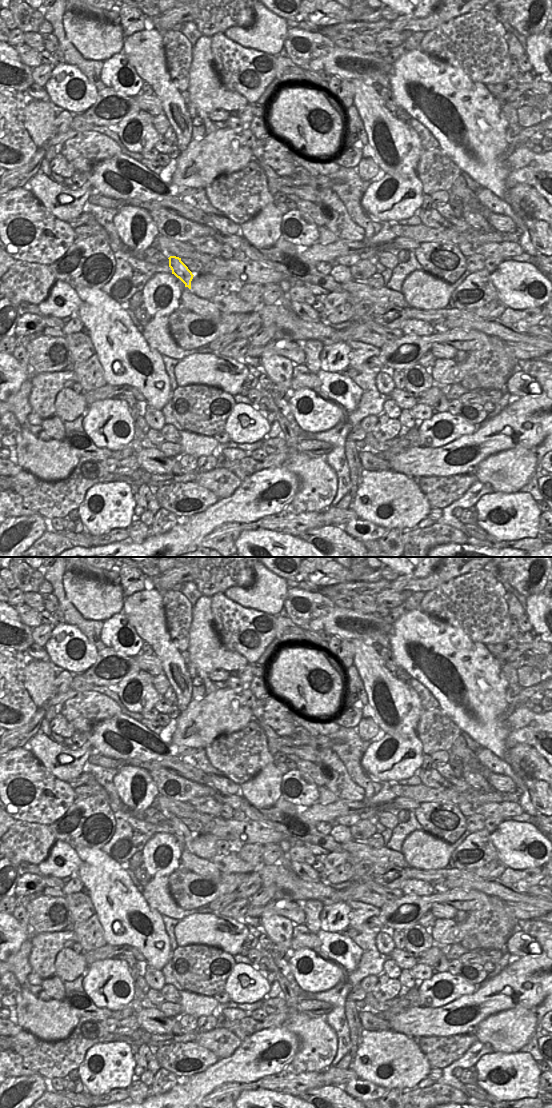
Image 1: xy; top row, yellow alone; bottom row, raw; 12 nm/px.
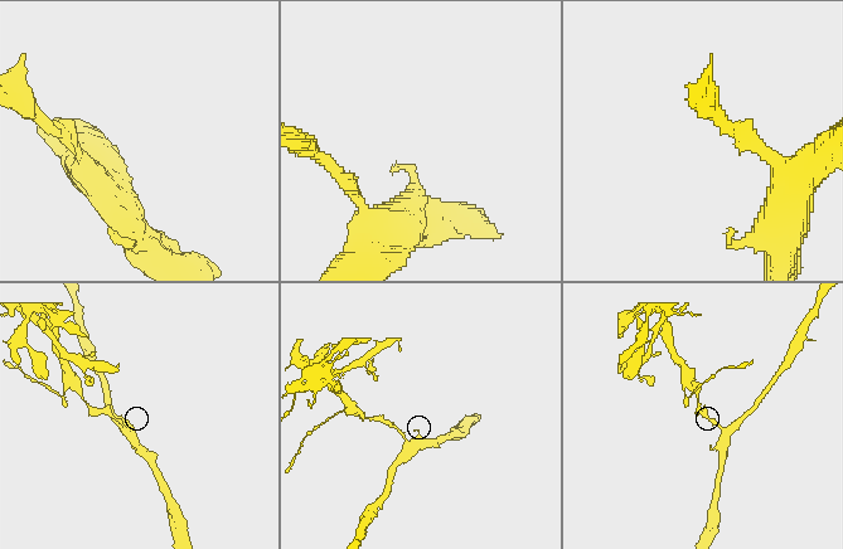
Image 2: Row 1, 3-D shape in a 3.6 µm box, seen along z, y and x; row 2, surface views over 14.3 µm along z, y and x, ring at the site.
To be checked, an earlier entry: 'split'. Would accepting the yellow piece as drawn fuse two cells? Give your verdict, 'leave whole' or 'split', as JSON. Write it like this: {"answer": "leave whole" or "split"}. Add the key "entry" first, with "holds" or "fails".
{"entry": "holds", "answer": "split"}

